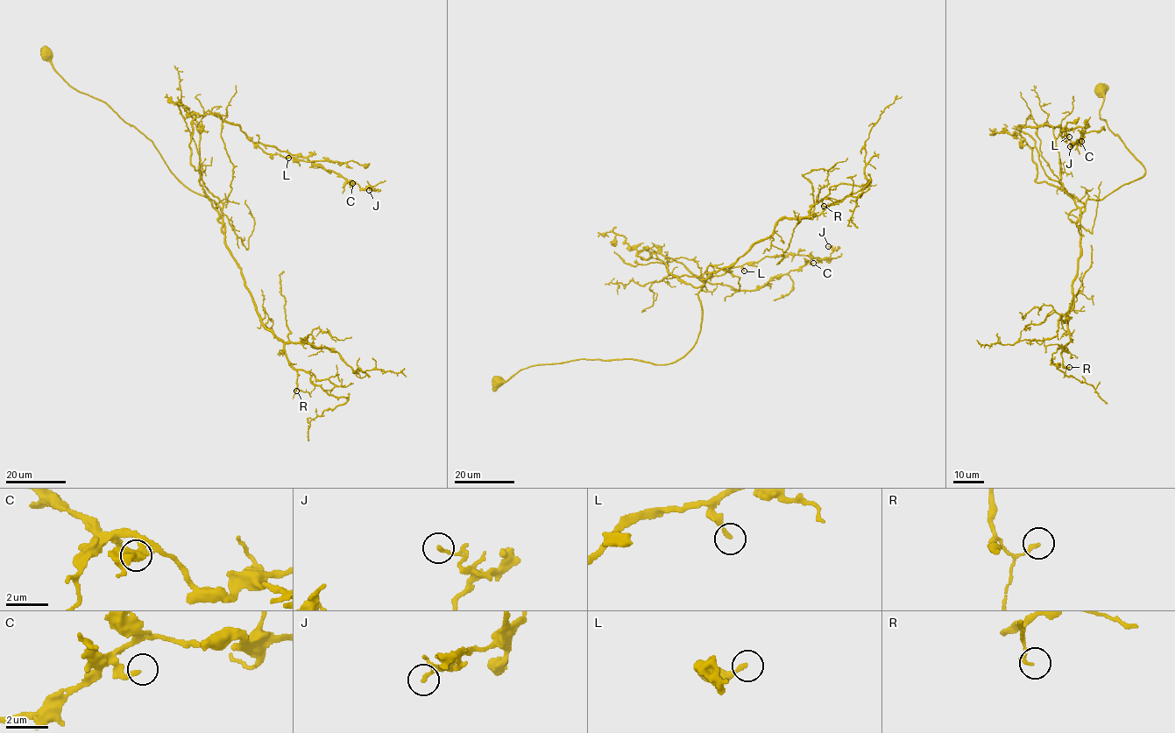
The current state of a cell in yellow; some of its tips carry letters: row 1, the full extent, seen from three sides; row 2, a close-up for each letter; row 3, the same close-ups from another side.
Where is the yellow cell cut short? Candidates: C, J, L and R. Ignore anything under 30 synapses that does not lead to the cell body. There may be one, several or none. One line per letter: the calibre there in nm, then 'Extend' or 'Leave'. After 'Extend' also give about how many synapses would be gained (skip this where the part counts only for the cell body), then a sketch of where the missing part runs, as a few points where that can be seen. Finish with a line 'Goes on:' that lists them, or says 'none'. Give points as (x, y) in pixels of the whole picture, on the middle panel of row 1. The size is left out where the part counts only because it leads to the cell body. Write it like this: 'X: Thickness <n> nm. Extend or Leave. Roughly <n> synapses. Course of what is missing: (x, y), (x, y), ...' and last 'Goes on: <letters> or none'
C: Thickness 200 nm. Leave
J: Thickness 160 nm. Leave
L: Thickness 200 nm. Leave
R: Thickness 140 nm. Leave
Goes on: none

